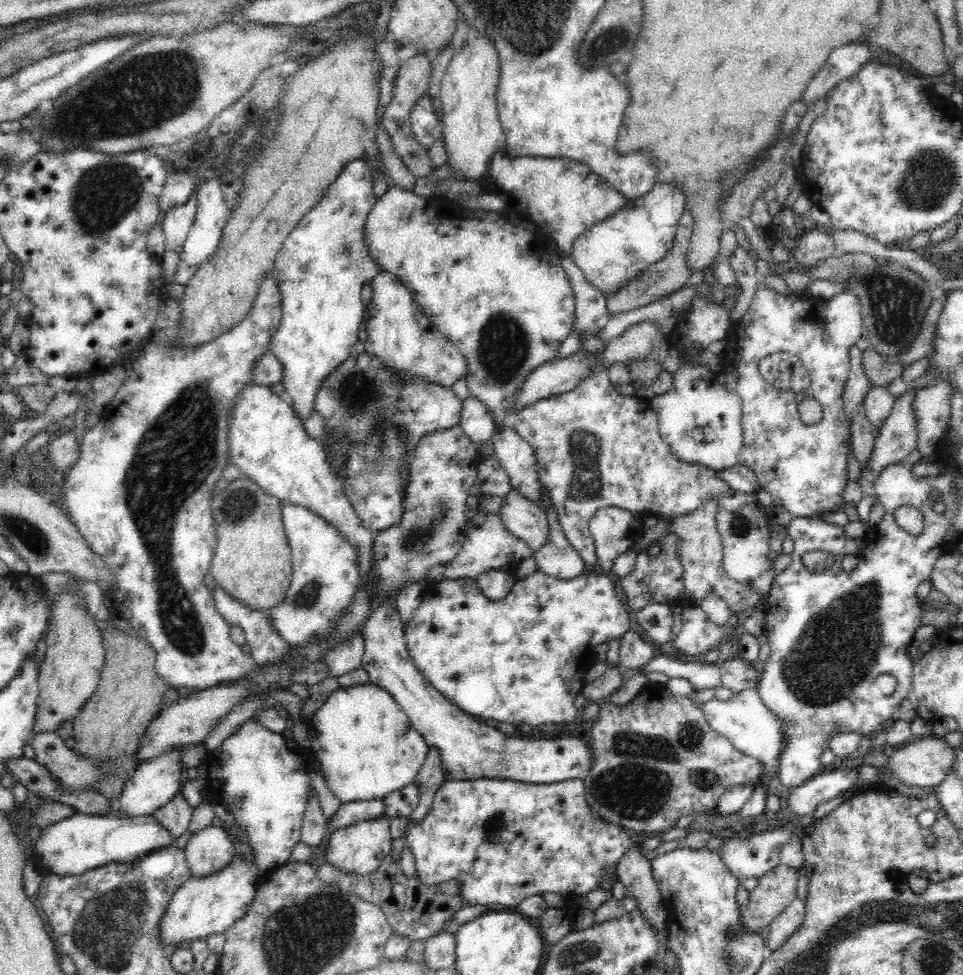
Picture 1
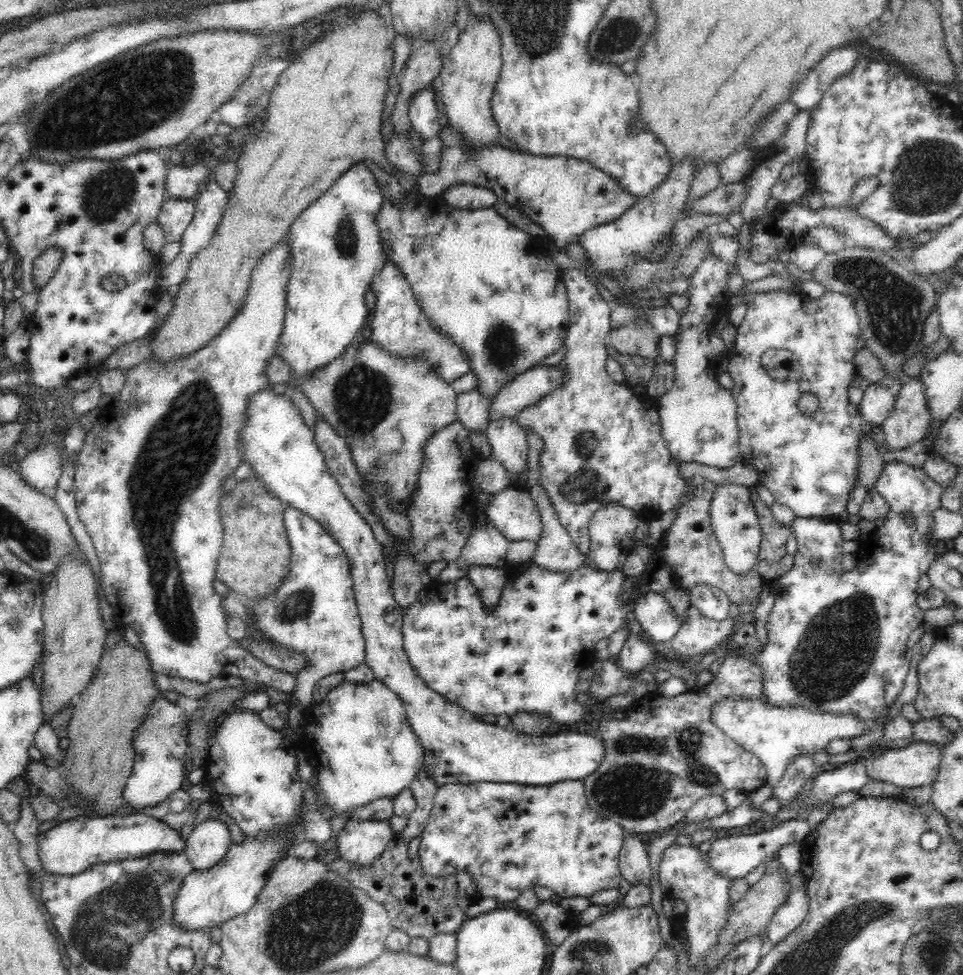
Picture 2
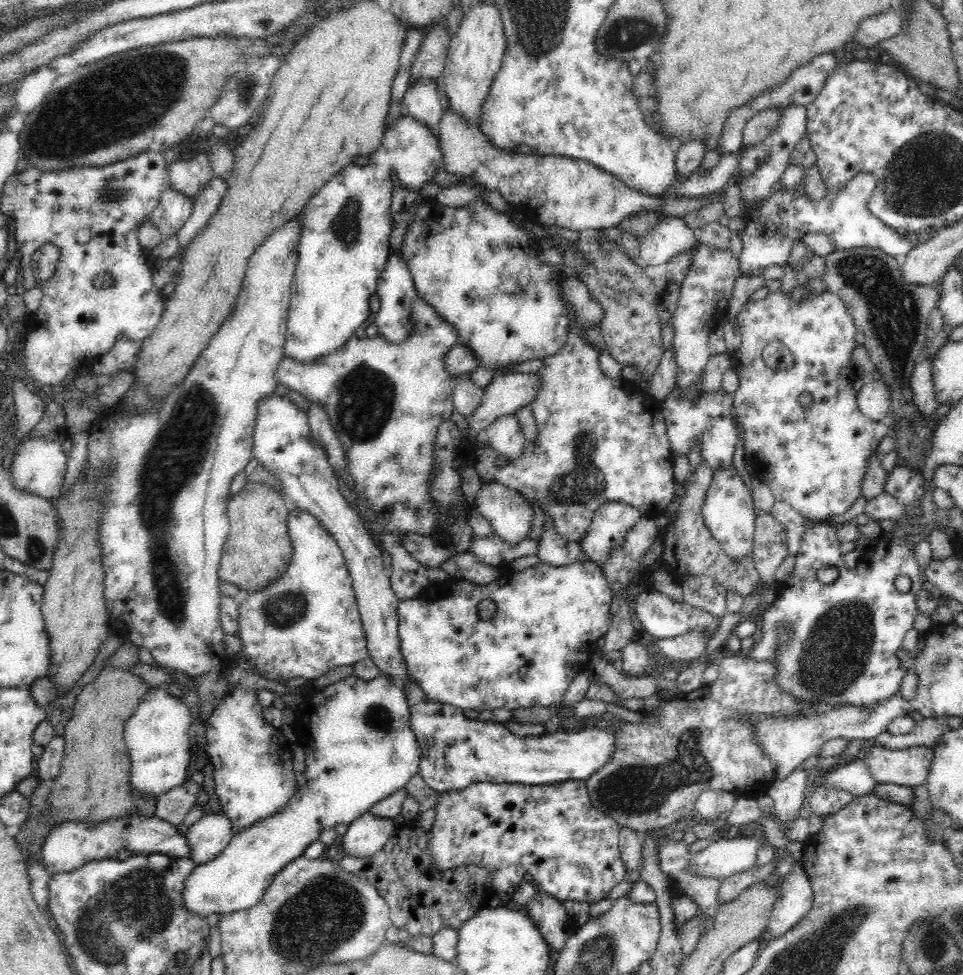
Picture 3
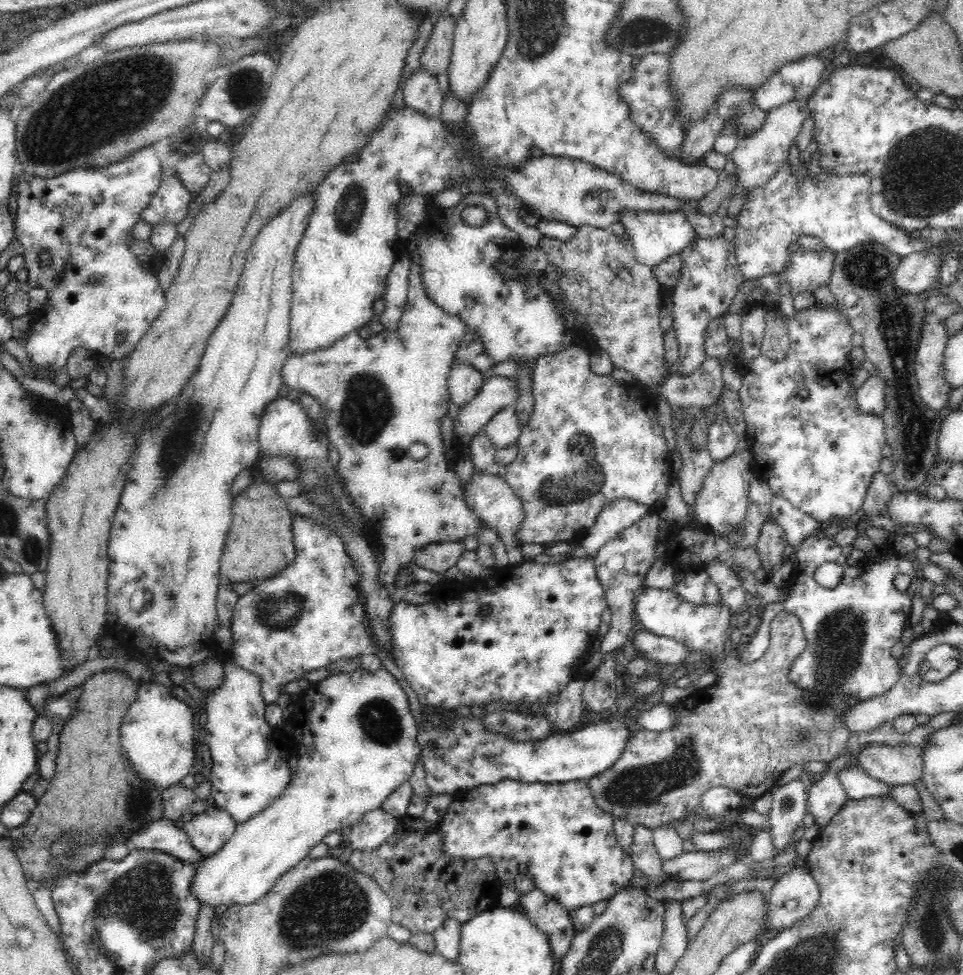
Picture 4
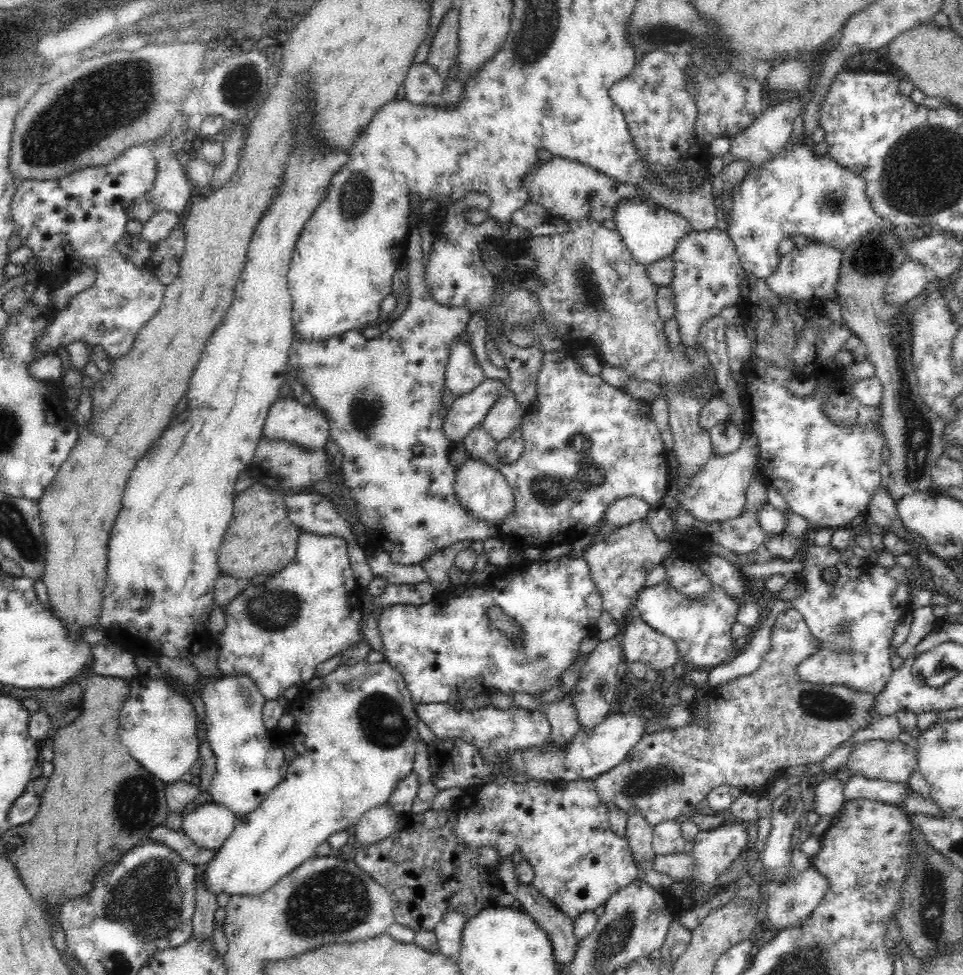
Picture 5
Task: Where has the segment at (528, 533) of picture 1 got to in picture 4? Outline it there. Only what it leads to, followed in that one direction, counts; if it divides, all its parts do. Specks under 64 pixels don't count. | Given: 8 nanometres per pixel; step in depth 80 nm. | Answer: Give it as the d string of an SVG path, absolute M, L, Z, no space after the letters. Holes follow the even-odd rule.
M476 472L467 487L463 489L463 493L472 512L475 512L482 523L496 531L509 556L509 567L522 563L521 543L518 540L517 532L521 529L524 520L523 504L506 481L500 478L500 473Z

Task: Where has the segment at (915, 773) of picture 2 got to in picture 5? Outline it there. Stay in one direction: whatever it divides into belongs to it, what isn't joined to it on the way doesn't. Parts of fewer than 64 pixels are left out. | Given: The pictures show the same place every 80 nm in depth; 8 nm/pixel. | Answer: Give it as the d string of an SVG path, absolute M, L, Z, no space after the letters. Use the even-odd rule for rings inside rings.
M900 739L856 743L846 768L852 775L888 780L893 784L907 784L911 775L919 770L917 747L903 743Z

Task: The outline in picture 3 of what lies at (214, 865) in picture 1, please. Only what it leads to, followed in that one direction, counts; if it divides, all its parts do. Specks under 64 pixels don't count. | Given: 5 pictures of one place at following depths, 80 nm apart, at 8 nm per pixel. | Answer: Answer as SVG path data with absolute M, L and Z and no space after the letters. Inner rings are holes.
M209 812L189 826L187 833L190 858L195 866L214 860L232 840L231 820L226 815Z

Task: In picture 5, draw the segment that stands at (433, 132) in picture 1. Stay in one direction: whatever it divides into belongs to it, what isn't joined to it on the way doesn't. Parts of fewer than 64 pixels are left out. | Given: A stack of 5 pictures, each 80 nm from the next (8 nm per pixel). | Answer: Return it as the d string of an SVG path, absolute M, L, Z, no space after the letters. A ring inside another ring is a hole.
M428 63L412 64L403 80L405 99L416 105L438 107L443 104L441 93L445 81Z

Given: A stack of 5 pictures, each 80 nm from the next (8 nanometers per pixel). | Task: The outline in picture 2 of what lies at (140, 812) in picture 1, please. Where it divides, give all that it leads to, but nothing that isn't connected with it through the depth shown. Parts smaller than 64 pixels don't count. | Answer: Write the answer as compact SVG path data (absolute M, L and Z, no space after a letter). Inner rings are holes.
M162 695L150 708L148 716L135 732L135 759L133 772L124 787L125 811L128 813L142 812L145 808L155 807L163 803L173 792L182 789L184 780L184 761L187 760L188 743L186 743L190 724L184 724L189 717L184 710Z

